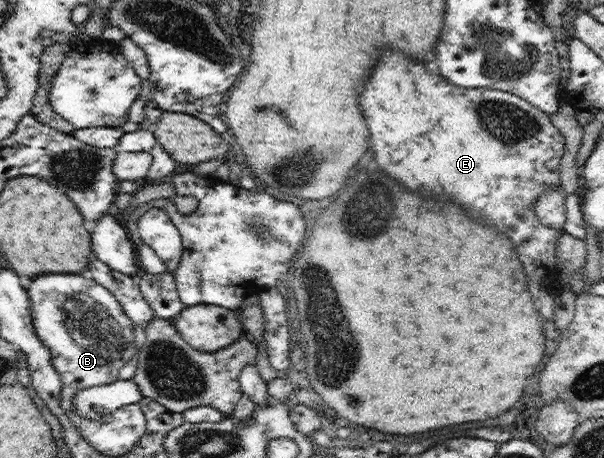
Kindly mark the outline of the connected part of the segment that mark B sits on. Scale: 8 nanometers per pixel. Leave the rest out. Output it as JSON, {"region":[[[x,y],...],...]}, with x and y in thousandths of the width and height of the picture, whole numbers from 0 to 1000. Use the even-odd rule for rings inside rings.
{"region":[[[68,600],[51,614],[45,635],[55,710],[65,740],[83,762],[84,797],[101,823],[101,893],[123,913],[121,869],[127,856],[197,830],[200,801],[228,762],[222,705],[179,631],[134,600]]]}

